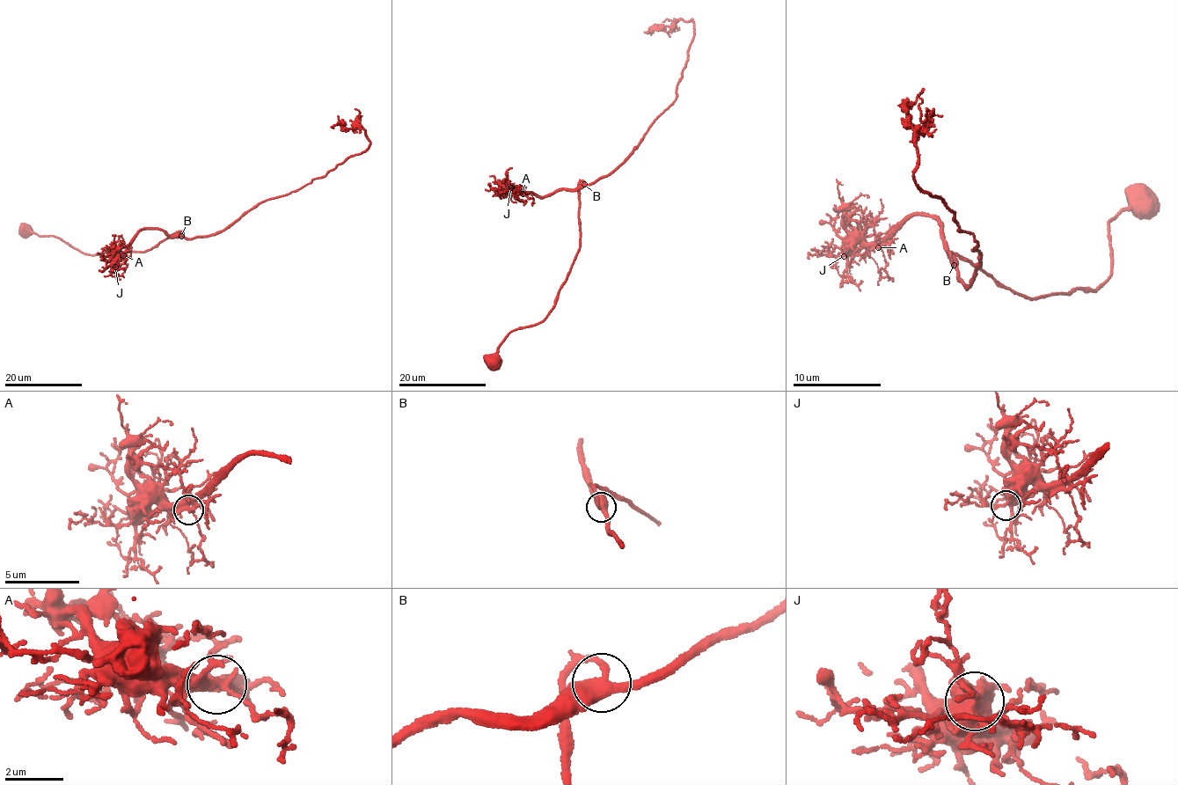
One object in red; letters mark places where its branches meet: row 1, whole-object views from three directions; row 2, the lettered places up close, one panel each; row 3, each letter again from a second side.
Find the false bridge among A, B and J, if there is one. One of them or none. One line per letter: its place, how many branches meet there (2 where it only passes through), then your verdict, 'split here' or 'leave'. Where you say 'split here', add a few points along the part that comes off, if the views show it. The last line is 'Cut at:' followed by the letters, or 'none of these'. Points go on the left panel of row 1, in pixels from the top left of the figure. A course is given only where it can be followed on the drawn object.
A: at (123, 255); 5 branches meet; leave
B: at (181, 236); 3 branches meet; leave
J: at (115, 267); 4 branches meet; leave
Cut at: none of these

